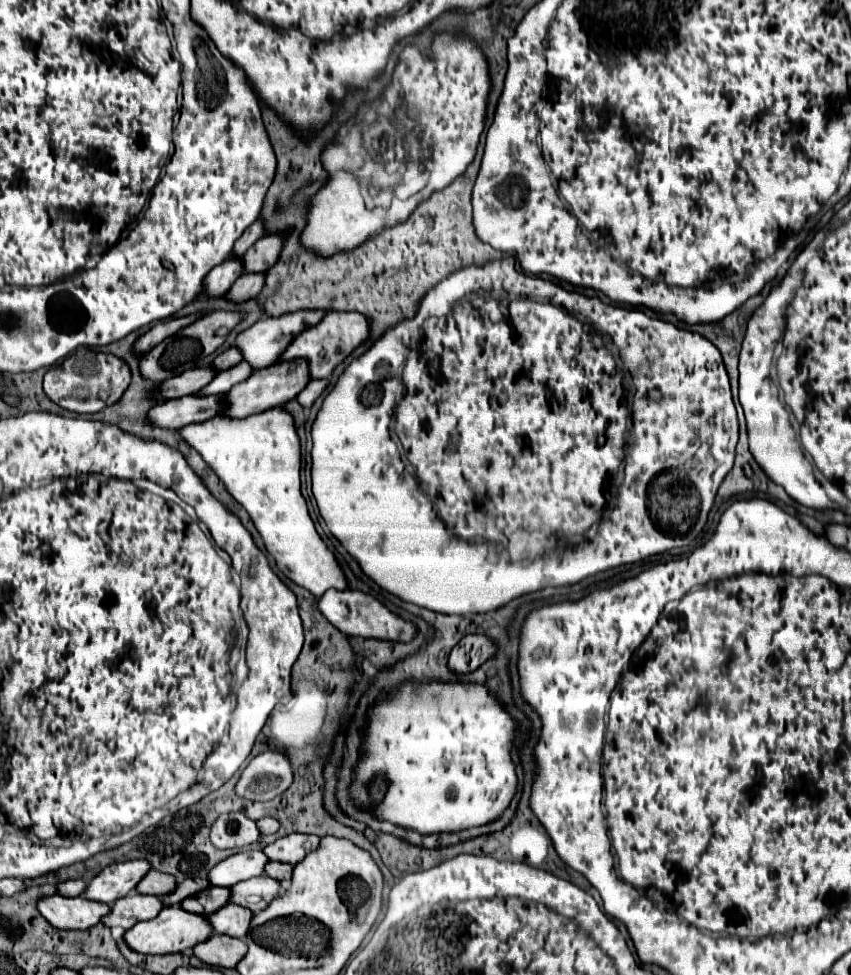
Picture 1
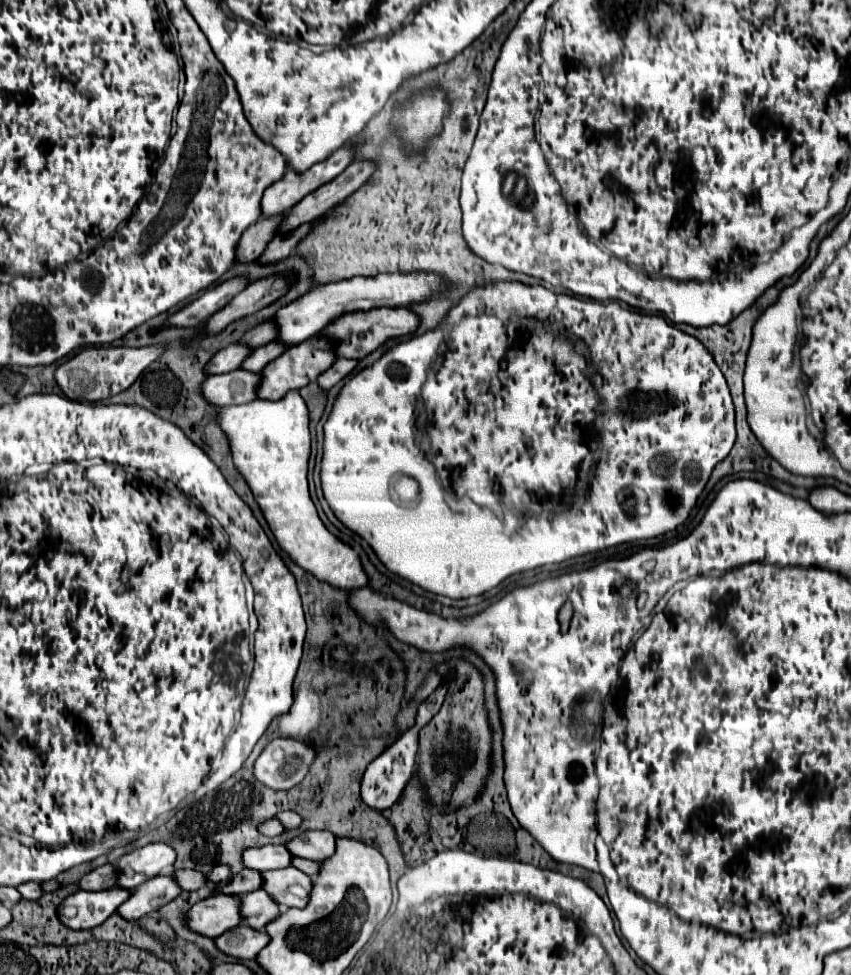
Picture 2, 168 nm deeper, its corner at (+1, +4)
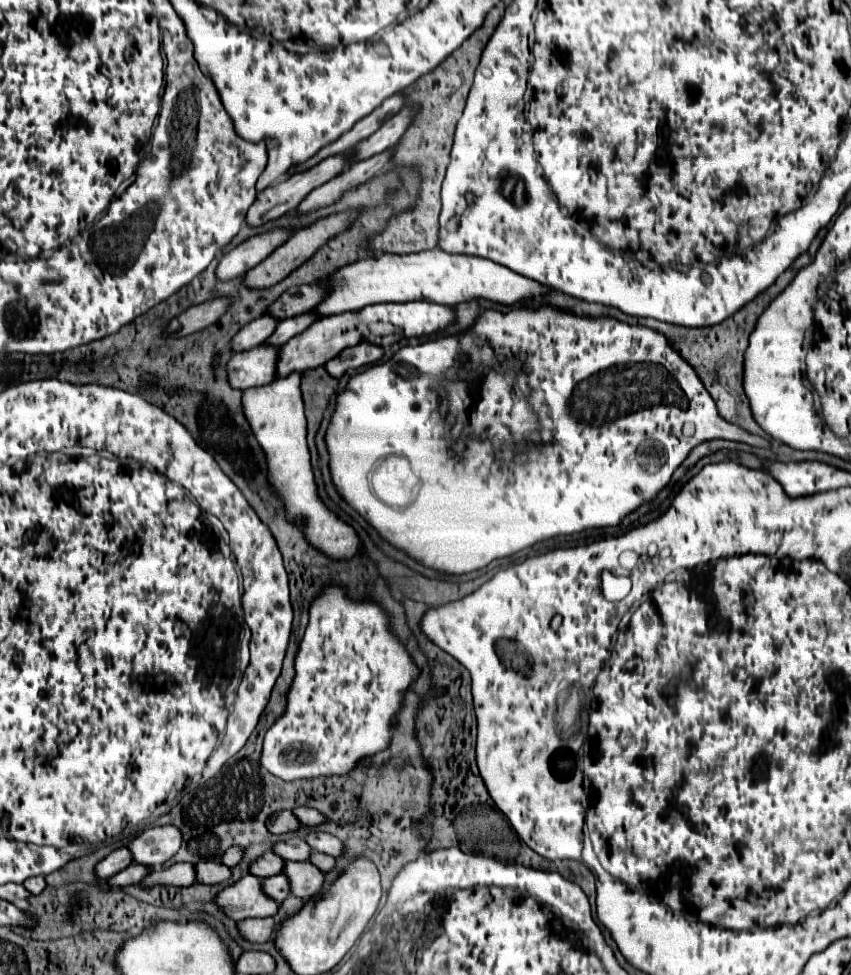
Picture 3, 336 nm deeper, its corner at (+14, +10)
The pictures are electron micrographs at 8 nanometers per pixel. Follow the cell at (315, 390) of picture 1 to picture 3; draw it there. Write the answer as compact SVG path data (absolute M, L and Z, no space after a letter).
M360 342L352 348L344 348L344 352L340 352L336 358L332 358L328 364L324 364L324 368L332 378L340 378L350 368L360 368L360 366L378 362L382 358L382 354L384 354L384 350L380 346Z

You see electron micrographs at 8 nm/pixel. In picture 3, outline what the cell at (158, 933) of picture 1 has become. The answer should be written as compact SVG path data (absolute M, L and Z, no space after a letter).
M244 876L238 882L220 890L214 898L216 906L232 920L244 918L270 918L276 914L278 904L264 896L260 890L262 878Z

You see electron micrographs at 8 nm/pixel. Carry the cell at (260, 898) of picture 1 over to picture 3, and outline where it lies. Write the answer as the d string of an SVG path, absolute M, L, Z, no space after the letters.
M286 862L284 864L284 876L288 876L290 894L296 898L312 898L320 892L324 876L318 868L314 868L310 862Z

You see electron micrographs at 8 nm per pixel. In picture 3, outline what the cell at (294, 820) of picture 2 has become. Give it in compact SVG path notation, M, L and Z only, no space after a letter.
M300 806L300 808L292 810L292 812L294 812L294 816L300 820L300 824L306 824L306 826L316 826L316 824L324 822L324 816L322 816L318 810L314 810L314 808Z

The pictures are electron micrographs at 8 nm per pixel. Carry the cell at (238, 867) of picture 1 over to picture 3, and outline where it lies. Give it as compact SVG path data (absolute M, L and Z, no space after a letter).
M290 838L284 842L276 842L272 846L276 856L284 856L284 860L308 860L312 848L302 838Z

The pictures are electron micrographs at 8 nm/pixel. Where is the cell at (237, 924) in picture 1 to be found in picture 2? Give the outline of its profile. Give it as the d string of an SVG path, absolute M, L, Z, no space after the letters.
M263 888L245 894L245 902L241 904L243 904L241 912L245 914L245 922L255 930L263 930L263 926L267 926L271 920L275 920L281 914L279 904Z

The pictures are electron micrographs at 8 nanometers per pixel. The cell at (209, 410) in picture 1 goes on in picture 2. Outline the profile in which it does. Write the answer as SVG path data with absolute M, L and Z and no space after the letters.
M237 368L229 374L209 376L203 384L203 394L215 406L245 404L257 398L257 386L261 386L261 374Z

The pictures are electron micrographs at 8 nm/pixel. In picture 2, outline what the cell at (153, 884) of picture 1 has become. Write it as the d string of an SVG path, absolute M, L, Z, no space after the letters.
M175 870L173 874L177 874L177 882L181 882L183 890L199 890L201 886L209 882L205 874L195 872L195 870Z

